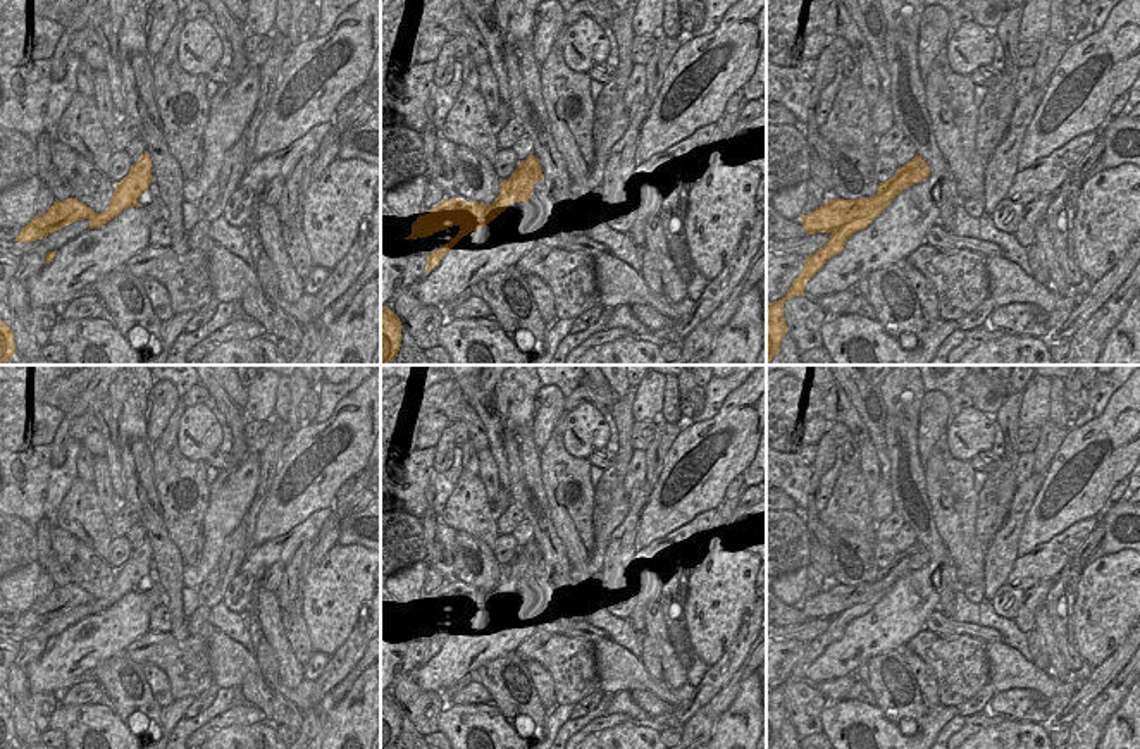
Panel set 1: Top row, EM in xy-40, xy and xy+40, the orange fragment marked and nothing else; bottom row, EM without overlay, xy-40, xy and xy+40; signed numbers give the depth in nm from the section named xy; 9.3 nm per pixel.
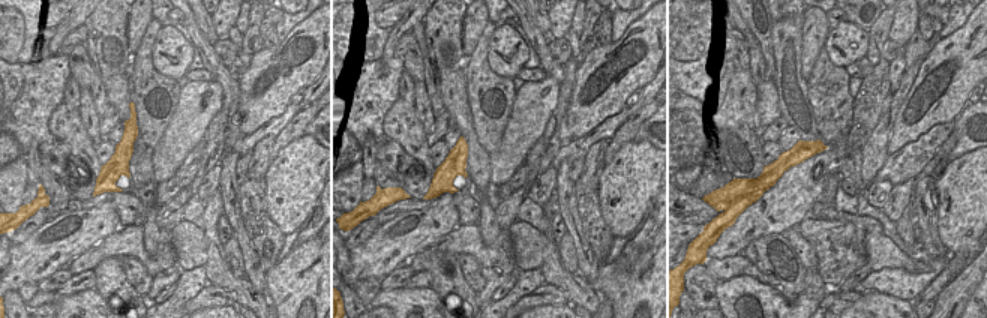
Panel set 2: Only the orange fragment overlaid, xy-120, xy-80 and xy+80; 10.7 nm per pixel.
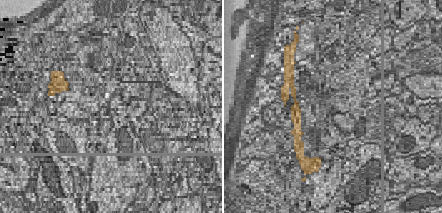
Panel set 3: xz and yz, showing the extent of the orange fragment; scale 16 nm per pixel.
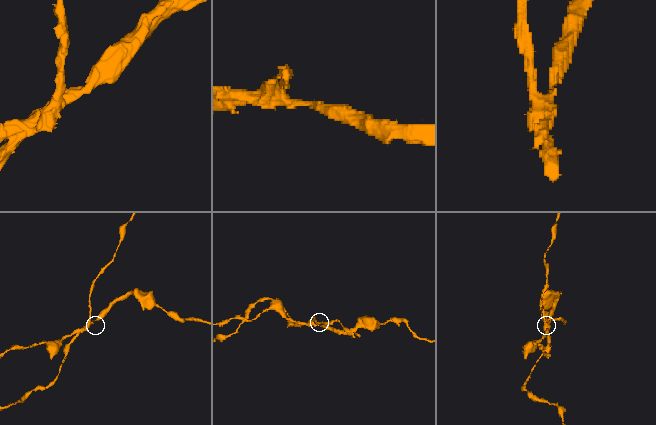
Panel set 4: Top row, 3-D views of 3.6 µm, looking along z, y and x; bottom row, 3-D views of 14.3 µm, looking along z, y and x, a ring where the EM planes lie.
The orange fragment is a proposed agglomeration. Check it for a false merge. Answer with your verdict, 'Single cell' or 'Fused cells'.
Fused cells

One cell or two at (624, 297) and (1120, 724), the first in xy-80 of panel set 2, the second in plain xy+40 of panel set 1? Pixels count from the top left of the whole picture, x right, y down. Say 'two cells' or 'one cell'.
one cell

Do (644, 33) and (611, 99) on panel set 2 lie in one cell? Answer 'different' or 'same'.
same

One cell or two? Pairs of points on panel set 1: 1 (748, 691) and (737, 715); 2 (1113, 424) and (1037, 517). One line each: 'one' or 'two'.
1: one
2: one

